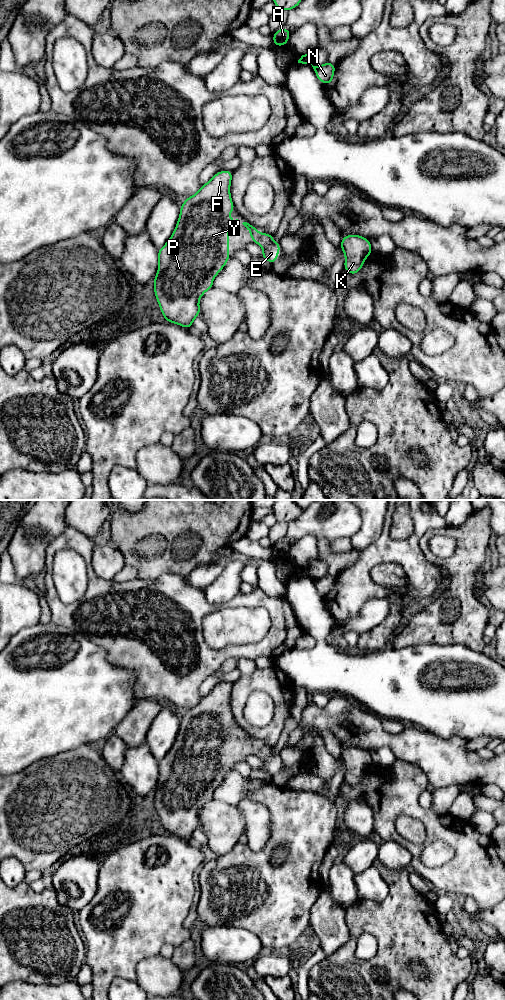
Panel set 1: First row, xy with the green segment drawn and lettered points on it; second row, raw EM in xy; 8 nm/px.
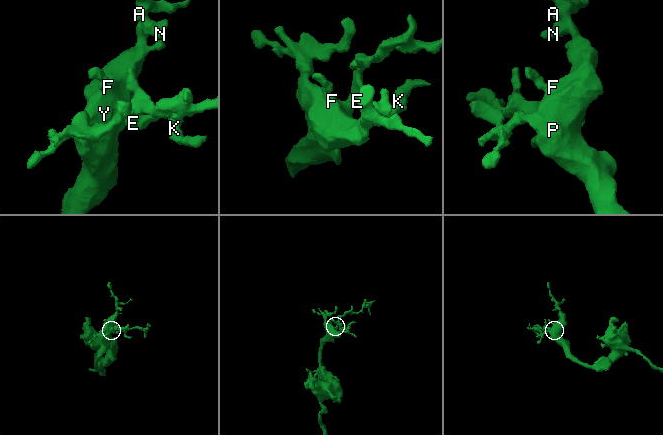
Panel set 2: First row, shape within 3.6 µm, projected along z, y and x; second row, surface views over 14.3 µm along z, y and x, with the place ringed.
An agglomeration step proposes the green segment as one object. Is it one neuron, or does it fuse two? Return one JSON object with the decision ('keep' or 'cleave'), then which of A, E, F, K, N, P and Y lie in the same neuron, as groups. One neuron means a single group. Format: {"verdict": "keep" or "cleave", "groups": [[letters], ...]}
{"verdict": "keep", "groups": [["A", "E", "F", "K", "N", "P", "Y"]]}

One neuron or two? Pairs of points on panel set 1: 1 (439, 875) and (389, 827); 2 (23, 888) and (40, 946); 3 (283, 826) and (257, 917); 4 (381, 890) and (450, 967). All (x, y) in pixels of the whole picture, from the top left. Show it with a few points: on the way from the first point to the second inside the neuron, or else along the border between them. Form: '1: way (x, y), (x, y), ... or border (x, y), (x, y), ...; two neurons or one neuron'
1: way (424, 870), (416, 862), (416, 853), (402, 841); one neuron
2: way (23, 902), (23, 929), (26, 932); one neuron
3: way (267, 849), (262, 858), (262, 894); one neuron
4: border (380, 872), (387, 895), (380, 900), (363, 899); two neurons

